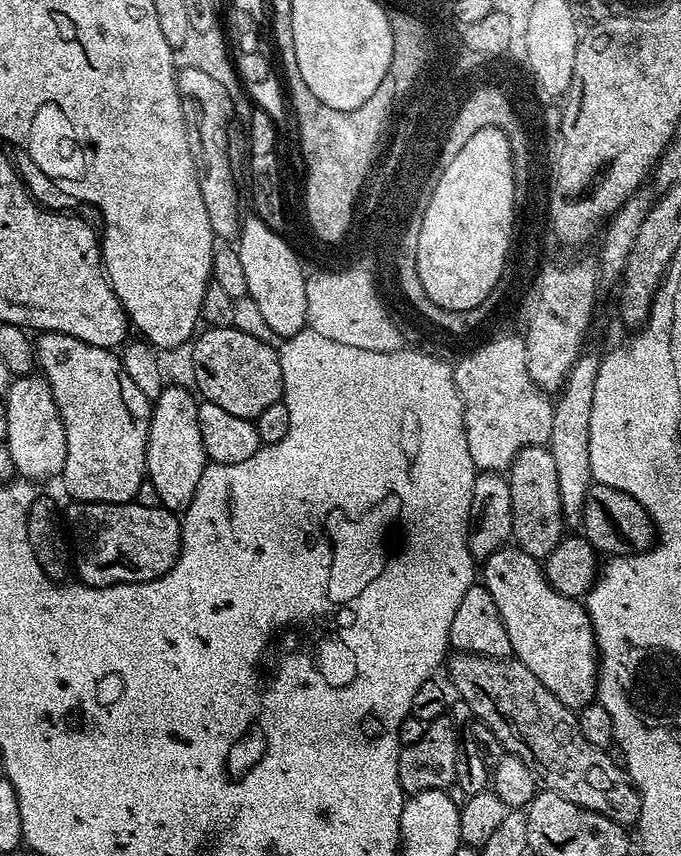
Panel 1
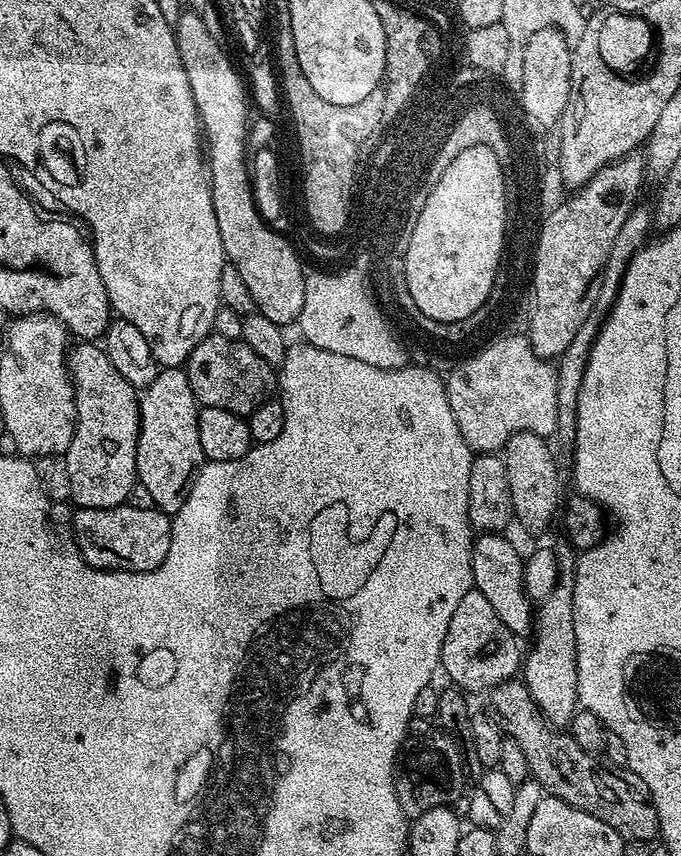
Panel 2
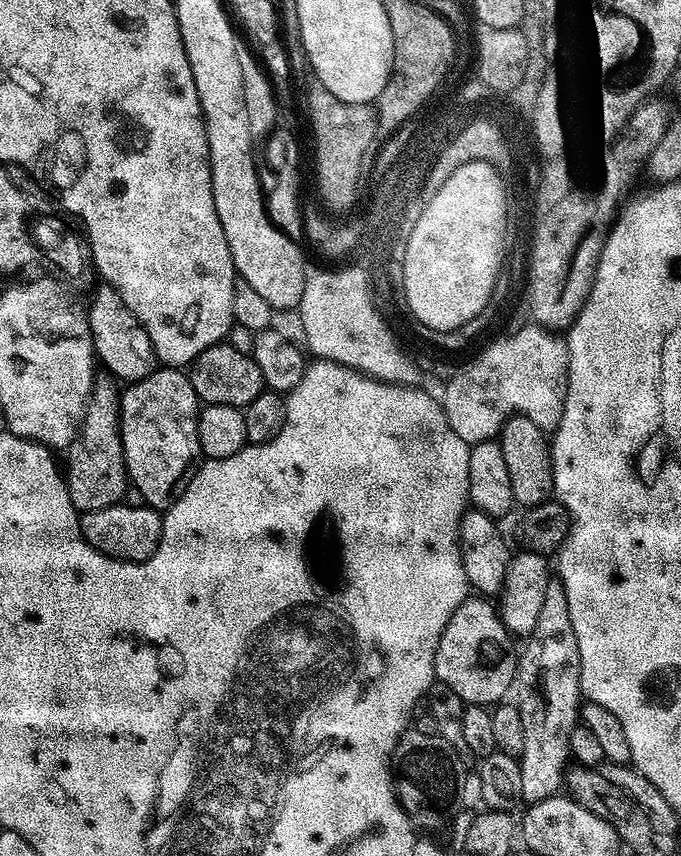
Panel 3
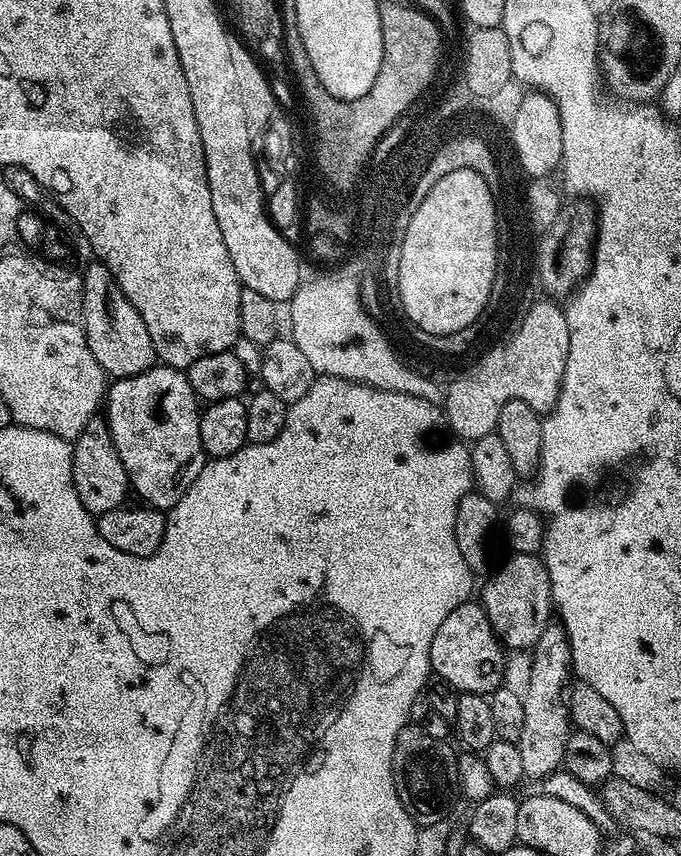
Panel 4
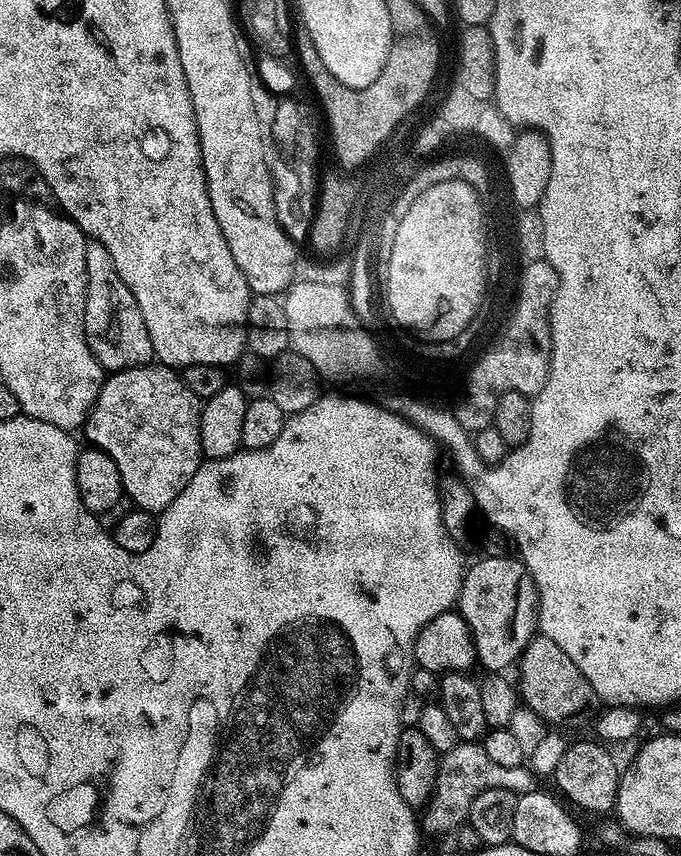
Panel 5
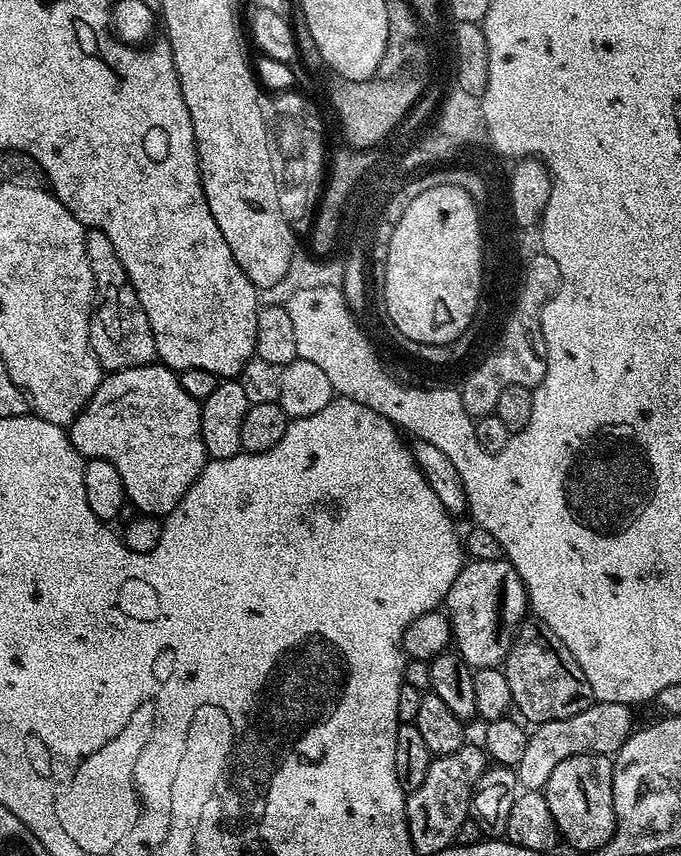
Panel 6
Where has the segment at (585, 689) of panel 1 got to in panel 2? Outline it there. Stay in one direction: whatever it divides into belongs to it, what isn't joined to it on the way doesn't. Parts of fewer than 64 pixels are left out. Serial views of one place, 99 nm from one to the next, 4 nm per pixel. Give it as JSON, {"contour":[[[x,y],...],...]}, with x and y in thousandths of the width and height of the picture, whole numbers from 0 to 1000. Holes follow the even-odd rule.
{"contour":[[[712,621],[693,633],[693,680],[698,690],[714,694],[714,703],[725,708],[725,717],[743,727],[755,739],[768,741],[783,732],[784,706],[769,688],[771,651],[744,631],[744,625]]]}

